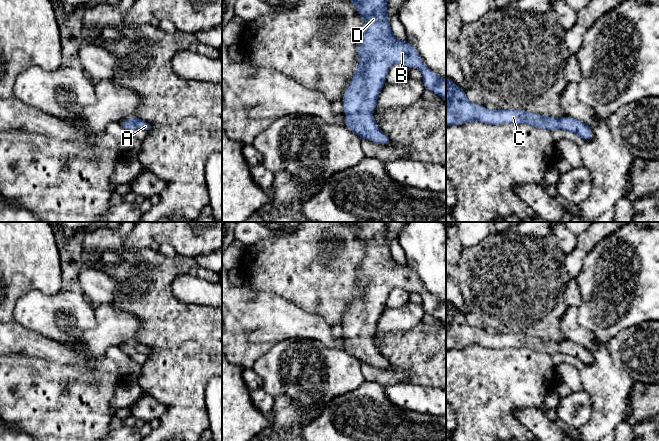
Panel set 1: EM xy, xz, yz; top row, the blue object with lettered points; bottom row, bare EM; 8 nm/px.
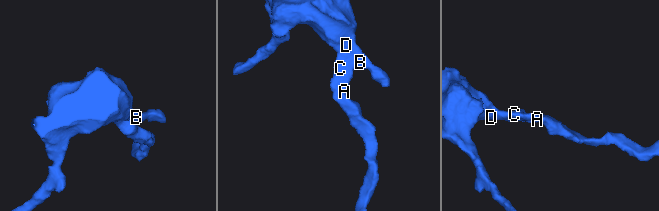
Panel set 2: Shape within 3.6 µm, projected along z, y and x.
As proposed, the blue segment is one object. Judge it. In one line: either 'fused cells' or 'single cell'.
single cell

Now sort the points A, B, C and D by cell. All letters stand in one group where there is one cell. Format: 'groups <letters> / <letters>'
groups A B C D

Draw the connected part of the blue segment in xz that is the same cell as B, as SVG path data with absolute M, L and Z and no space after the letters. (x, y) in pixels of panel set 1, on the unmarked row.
M348 222L365 244L365 257L357 269L360 287L354 294L353 303L344 315L343 335L346 351L361 363L388 369L392 366L373 342L377 322L389 292L401 288L422 296L426 313L440 319L446 326L446 302L428 292L417 272L407 264L399 264L393 258L387 240L387 222Z

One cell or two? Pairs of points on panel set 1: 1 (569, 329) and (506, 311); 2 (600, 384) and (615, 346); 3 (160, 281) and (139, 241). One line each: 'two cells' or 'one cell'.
1: two cells
2: two cells
3: two cells

